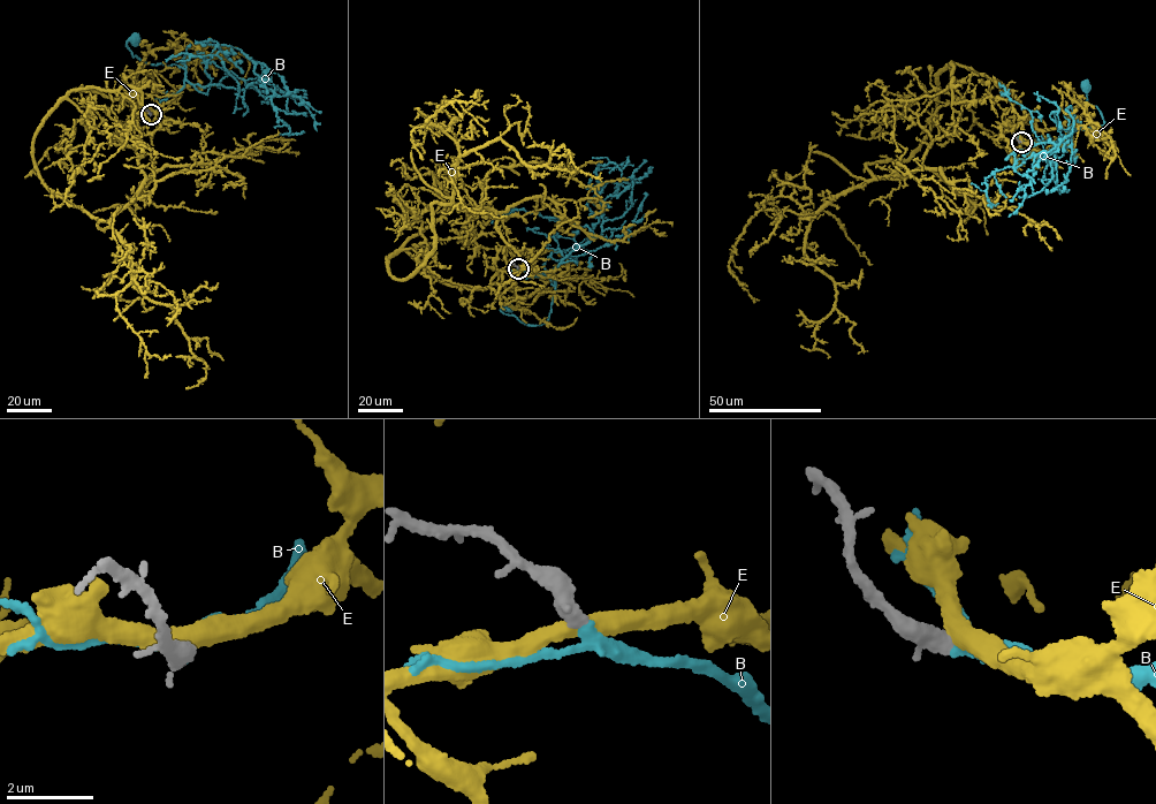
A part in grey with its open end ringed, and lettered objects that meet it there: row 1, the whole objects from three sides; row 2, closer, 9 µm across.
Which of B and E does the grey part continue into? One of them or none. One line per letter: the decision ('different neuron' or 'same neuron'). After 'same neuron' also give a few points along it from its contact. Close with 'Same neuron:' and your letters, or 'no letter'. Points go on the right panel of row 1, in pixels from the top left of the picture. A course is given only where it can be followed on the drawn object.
B: same neuron; it runs (1021, 142), (1054, 143), (1077, 129), (1103, 126), (1099, 110), (1087, 101), (1085, 85)
E: different neuron
Same neuron: B

